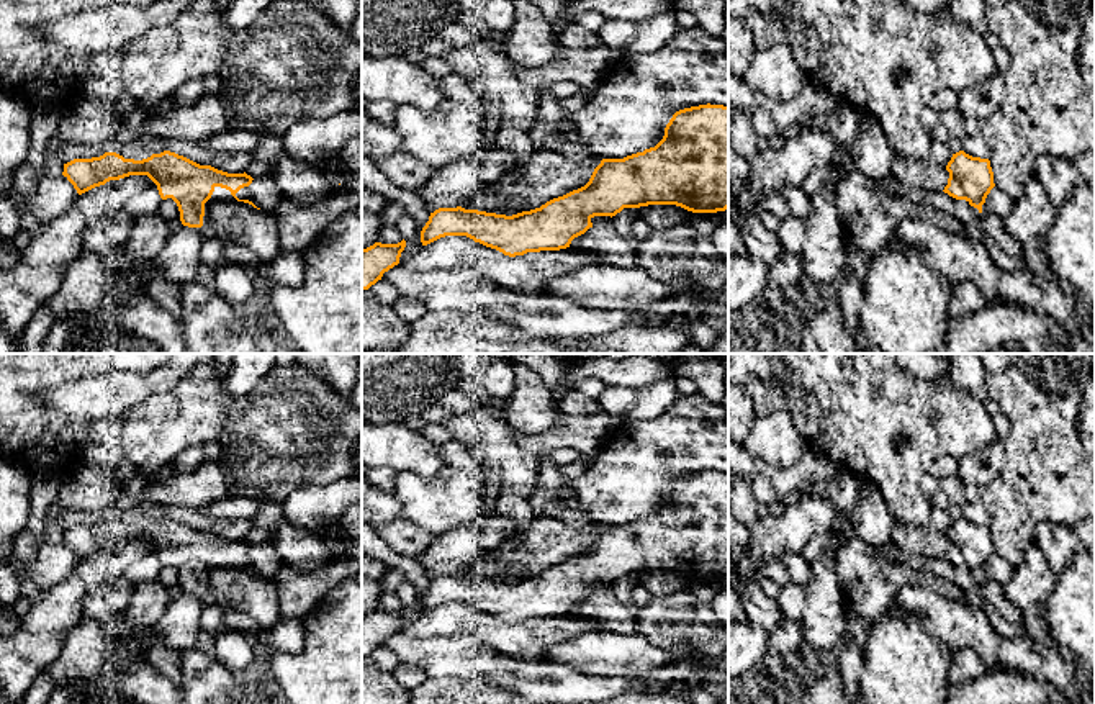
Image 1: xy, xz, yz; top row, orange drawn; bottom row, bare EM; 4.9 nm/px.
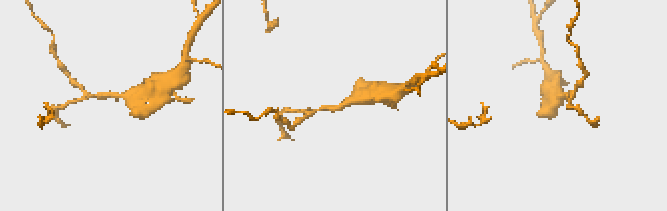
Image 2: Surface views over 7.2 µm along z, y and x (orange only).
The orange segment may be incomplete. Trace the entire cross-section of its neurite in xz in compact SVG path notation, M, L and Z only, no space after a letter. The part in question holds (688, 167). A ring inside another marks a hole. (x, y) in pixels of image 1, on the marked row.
M707 103L676 111L655 147L624 159L602 159L584 187L540 208L512 216L462 206L439 208L422 228L421 242L427 246L445 236L466 236L509 257L560 250L593 228L594 216L612 218L624 208L648 205L676 205L692 213L717 213L728 208L728 105Z

